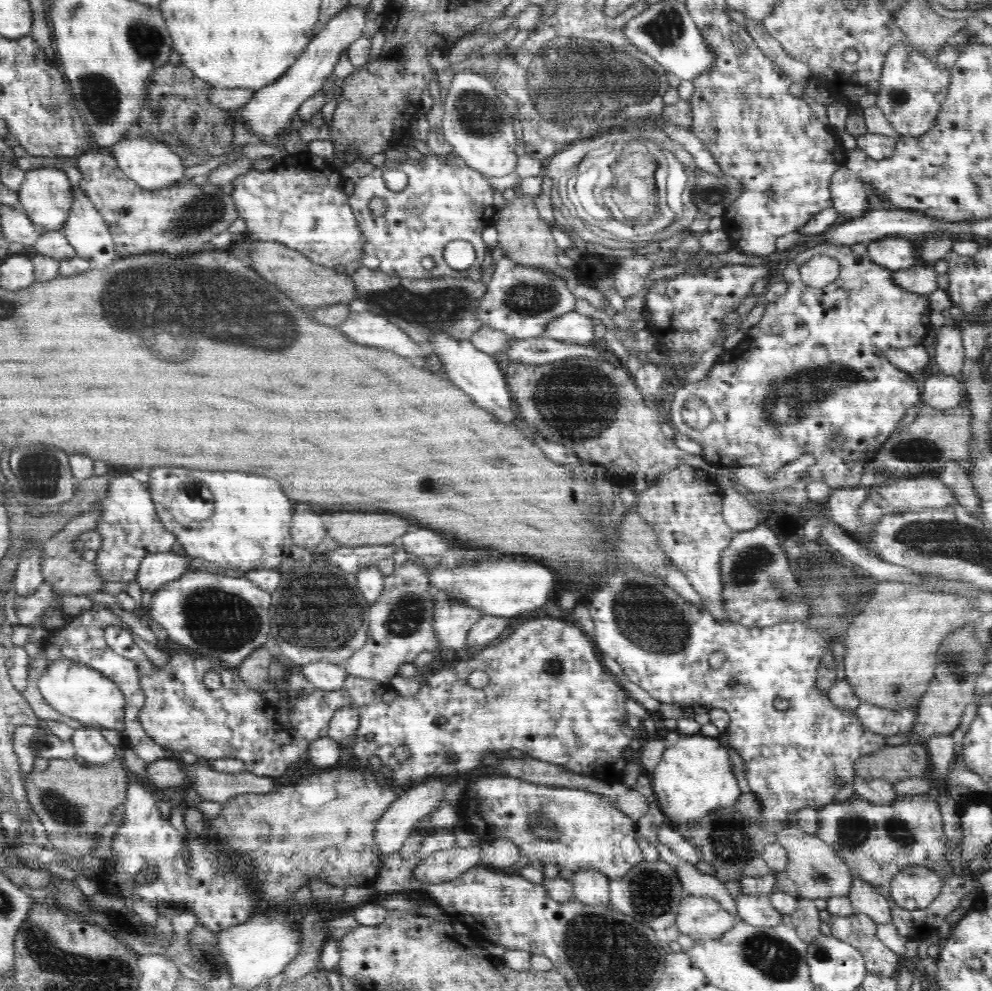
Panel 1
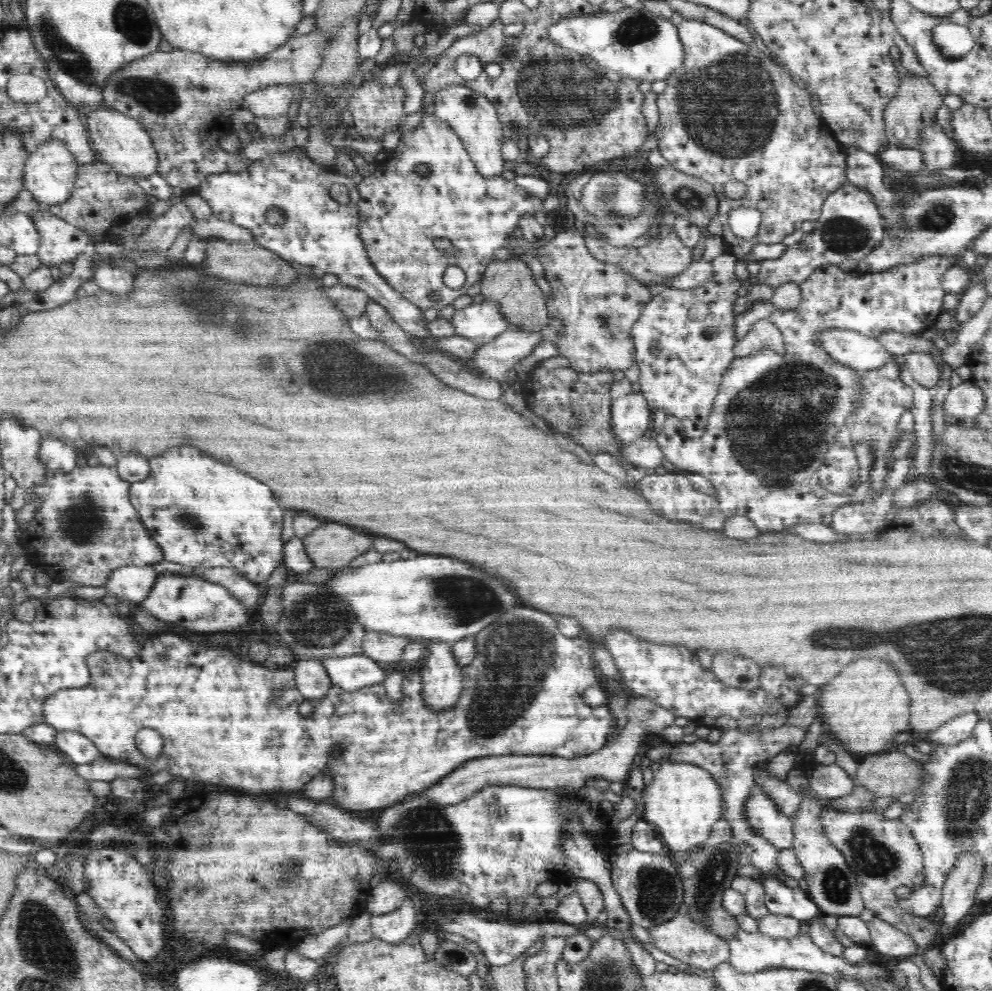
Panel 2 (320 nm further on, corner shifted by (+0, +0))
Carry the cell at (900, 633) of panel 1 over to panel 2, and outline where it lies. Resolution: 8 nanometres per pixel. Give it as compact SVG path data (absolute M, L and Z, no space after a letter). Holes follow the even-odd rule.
M854 660L850 666L846 666L824 690L820 698L820 722L824 728L831 729L832 738L842 745L850 755L857 761L874 755L886 752L894 747L894 736L898 732L909 732L910 720L910 696L904 690L904 686L898 680L898 674L884 662L884 660Z

